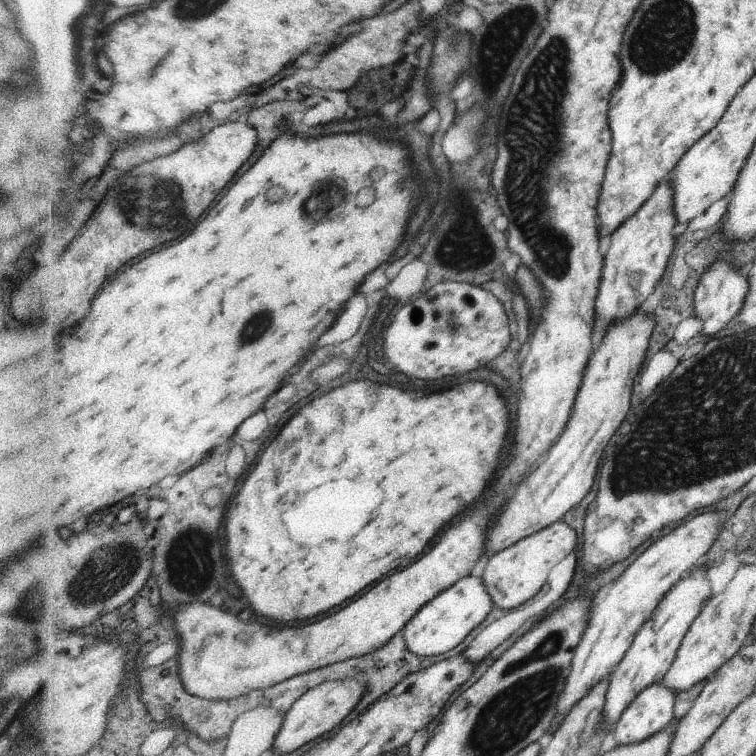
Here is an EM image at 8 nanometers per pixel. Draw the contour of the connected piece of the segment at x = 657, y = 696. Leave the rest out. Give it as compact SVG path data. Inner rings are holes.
M656 682L642 690L637 698L615 724L612 735L616 744L636 744L658 732L662 732L670 724L670 716L674 716L674 692L664 684Z

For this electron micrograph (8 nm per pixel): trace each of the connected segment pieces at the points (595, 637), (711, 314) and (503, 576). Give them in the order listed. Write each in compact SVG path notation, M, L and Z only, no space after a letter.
M710 511L710 514L700 514L688 522L682 523L674 532L660 538L651 544L643 554L640 554L622 574L613 581L606 596L590 610L588 626L574 648L574 658L570 666L569 677L566 678L566 688L556 702L556 718L564 719L572 710L572 706L582 700L598 682L601 682L614 667L625 657L633 645L634 638L641 632L642 626L653 617L654 610L664 600L666 593L691 572L698 560L705 556L717 540L723 529L724 522L719 524L723 513Z
M722 253L722 258L716 258L716 262L712 262L708 270L702 274L694 293L694 315L702 320L702 330L699 332L710 338L712 334L718 334L722 328L726 328L728 322L734 320L742 310L746 294L750 294L748 272L740 274L730 262L724 264Z
M566 518L540 530L528 538L522 538L514 546L490 556L477 573L482 576L482 582L486 582L486 588L490 592L490 598L495 606L504 610L518 608L526 600L536 596L542 586L549 581L549 574L564 558L570 556L572 550L577 550L576 531L569 525Z

